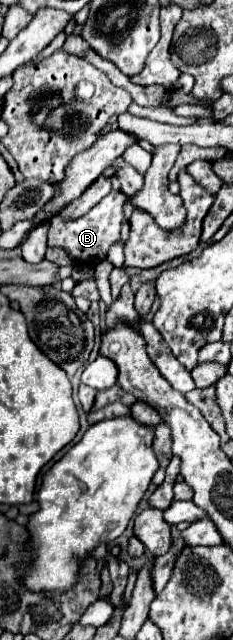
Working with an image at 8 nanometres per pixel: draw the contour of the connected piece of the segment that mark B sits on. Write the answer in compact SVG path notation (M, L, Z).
M113 189L107 197L103 197L89 213L85 213L83 217L77 219L63 219L53 217L51 225L49 225L49 239L47 239L47 247L59 247L65 249L65 253L77 261L79 265L95 265L97 261L93 259L107 259L107 251L111 245L115 245L119 241L119 231L121 225L125 221L123 217L123 205L127 203L127 195L121 189Z

